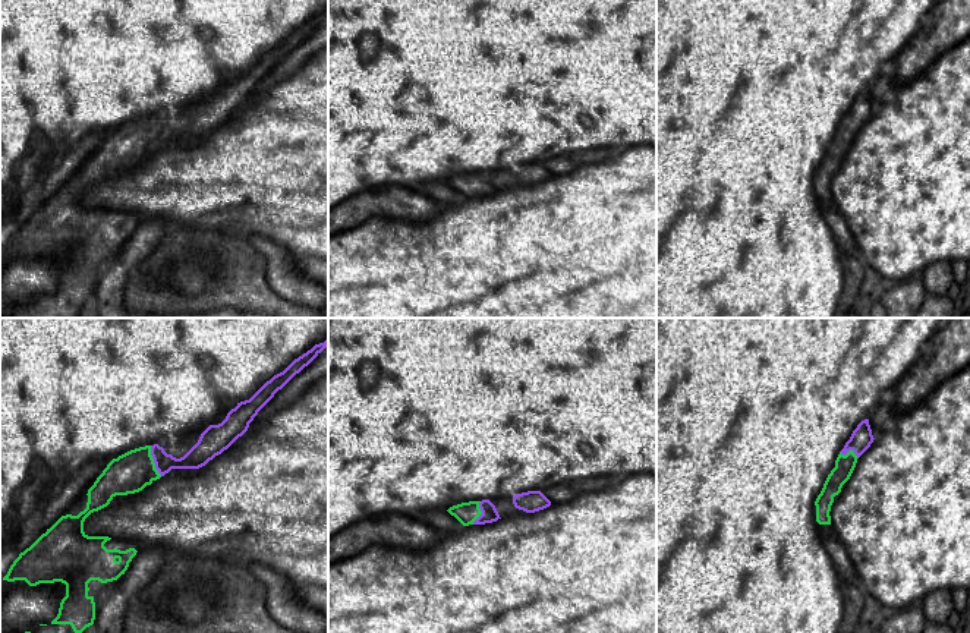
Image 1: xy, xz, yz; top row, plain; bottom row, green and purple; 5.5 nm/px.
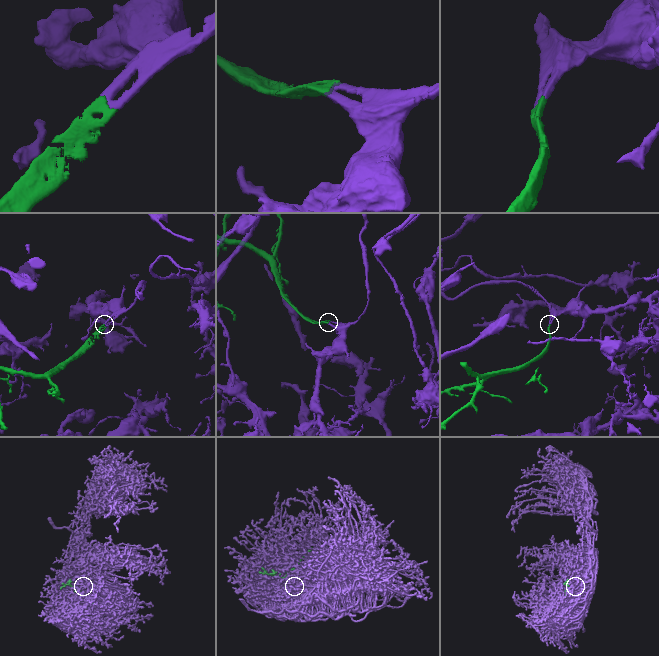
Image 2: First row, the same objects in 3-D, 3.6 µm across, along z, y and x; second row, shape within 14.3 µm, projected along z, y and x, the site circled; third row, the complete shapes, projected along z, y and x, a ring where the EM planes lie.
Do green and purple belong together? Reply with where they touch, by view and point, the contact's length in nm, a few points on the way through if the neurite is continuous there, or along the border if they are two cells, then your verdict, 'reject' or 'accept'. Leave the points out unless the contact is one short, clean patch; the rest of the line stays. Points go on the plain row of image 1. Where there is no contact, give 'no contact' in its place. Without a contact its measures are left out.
meets green in xy at (153, 132); contact 180 nm long; runs through xy (131, 144), (153, 132), (188, 134), (198, 128); accept

